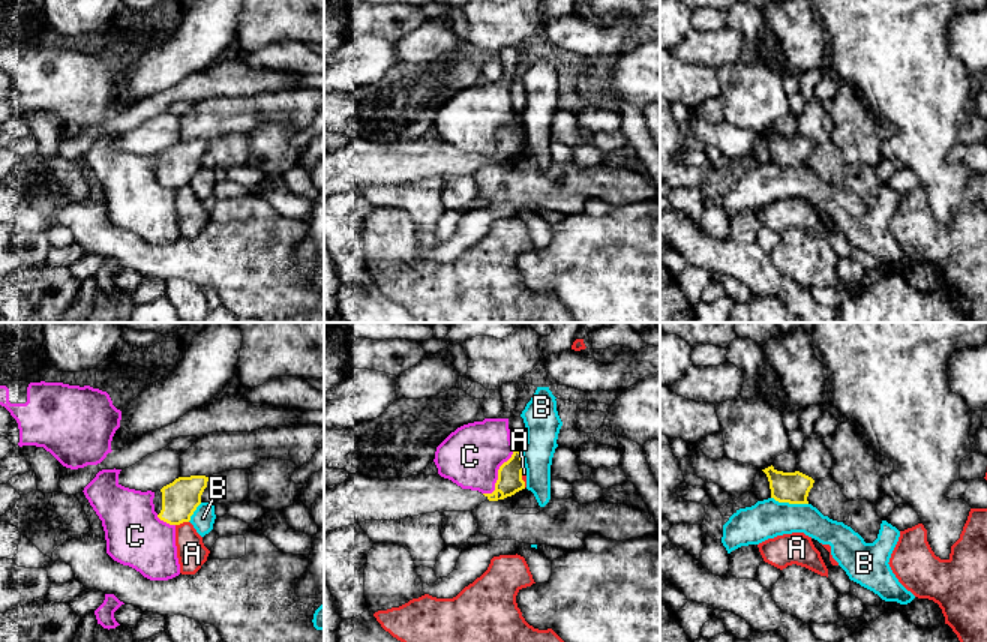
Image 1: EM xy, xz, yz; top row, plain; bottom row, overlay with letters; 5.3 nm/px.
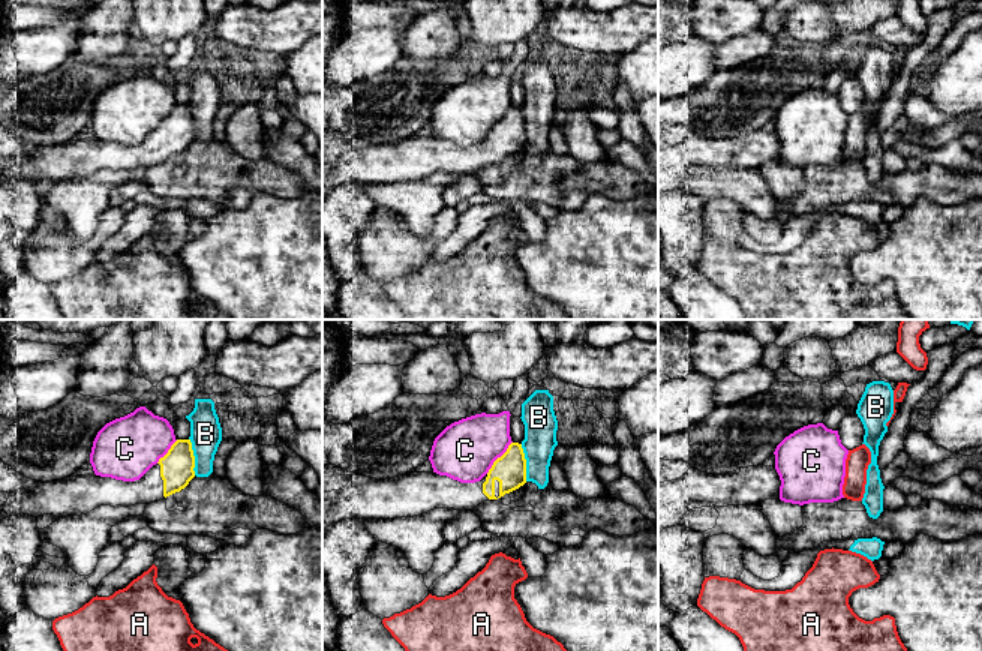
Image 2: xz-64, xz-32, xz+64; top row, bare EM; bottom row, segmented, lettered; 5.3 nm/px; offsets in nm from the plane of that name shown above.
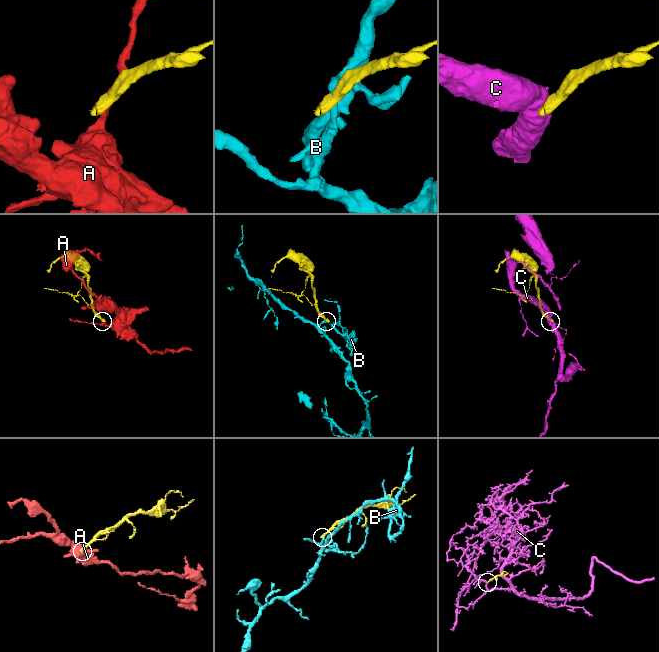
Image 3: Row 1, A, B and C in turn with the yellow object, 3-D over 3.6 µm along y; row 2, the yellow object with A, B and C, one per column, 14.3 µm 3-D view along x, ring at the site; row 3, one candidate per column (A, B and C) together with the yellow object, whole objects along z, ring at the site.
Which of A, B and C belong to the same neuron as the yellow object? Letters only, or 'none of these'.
none of these

